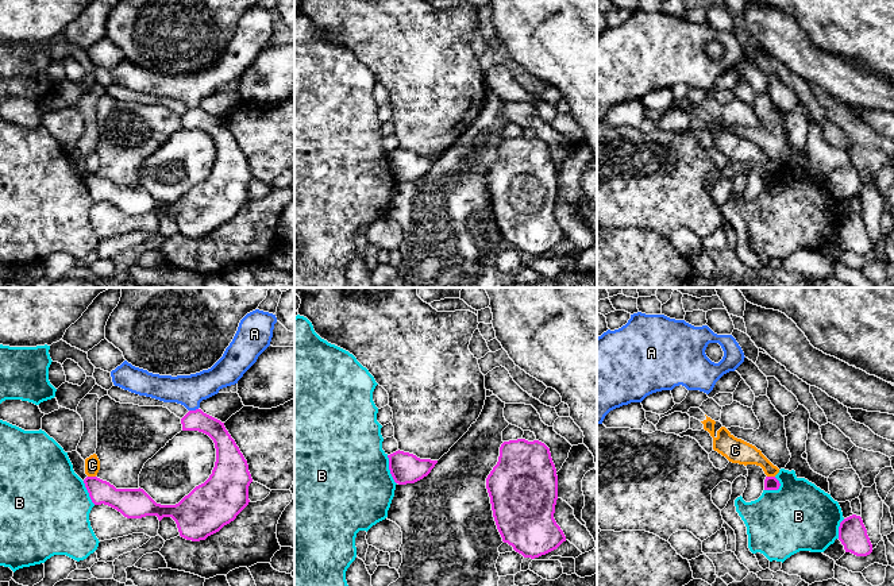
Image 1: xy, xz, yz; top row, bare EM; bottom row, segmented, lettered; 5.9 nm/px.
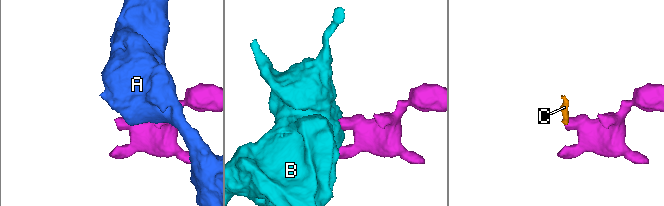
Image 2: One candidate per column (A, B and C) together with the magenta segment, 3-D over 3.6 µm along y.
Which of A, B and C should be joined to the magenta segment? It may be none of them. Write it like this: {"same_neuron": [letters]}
{"same_neuron": []}

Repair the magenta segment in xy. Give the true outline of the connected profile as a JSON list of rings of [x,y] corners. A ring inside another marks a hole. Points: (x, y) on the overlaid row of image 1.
[[[201,409],[189,410],[182,431],[208,435],[216,448],[216,462],[209,478],[196,486],[176,505],[157,504],[143,489],[116,489],[97,477],[86,477],[85,487],[95,505],[108,505],[127,518],[172,517],[180,536],[200,541],[230,524],[248,505],[253,482],[247,460],[220,420]]]

